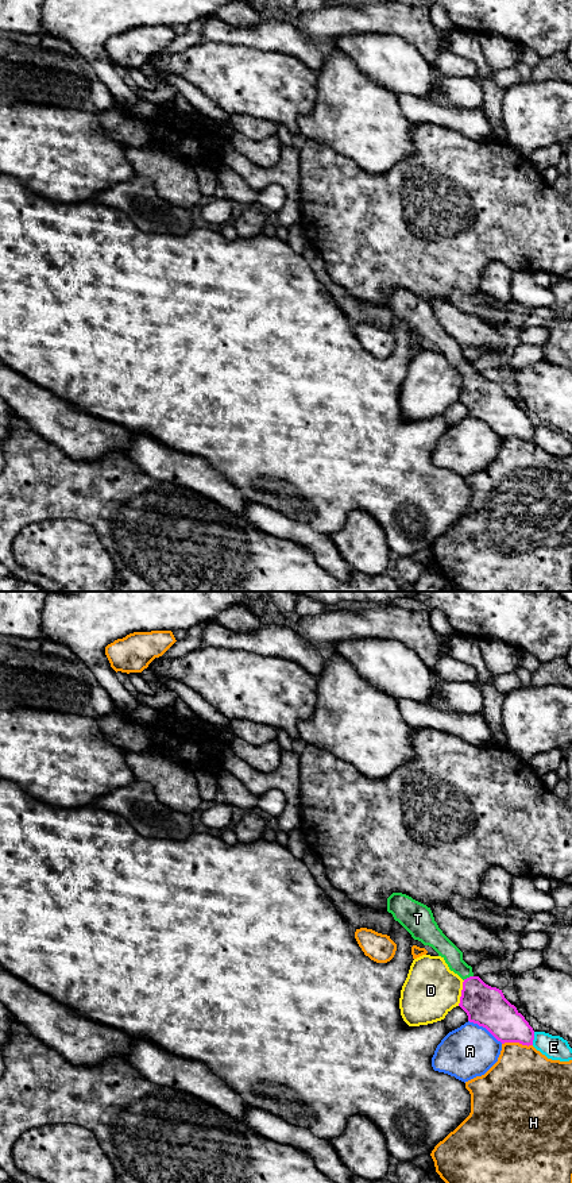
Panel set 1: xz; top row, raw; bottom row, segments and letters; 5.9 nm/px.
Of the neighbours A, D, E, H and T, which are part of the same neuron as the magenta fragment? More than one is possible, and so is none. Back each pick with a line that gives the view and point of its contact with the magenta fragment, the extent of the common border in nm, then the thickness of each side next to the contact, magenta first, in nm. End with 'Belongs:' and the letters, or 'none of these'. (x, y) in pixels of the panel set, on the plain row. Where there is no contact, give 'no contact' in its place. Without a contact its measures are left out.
T: meets magenta in xz at (467, 373); contact 70 nm long; 240 nm thick on the magenta side, 110 nm on the other
Belongs: T

